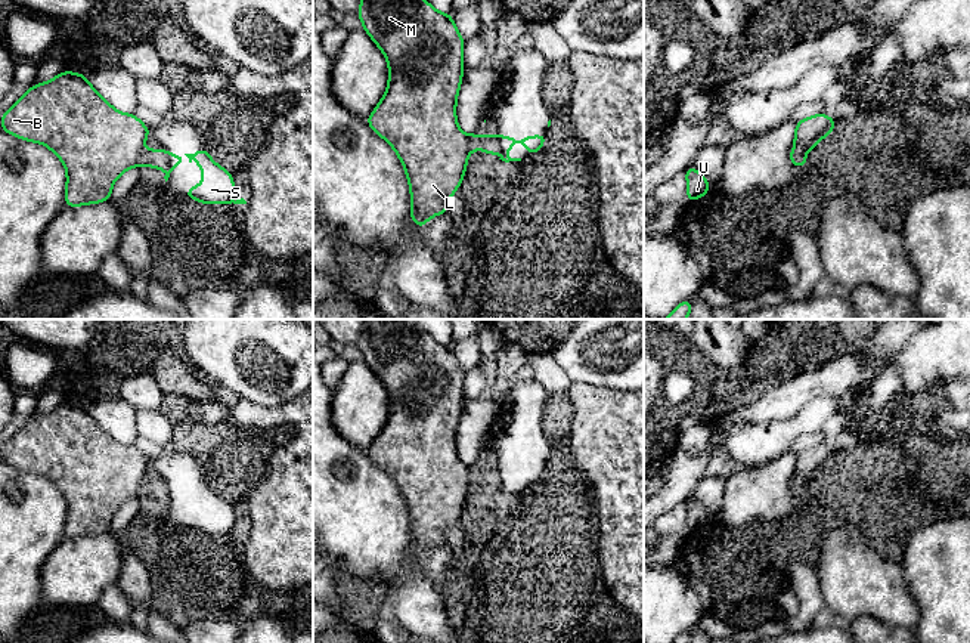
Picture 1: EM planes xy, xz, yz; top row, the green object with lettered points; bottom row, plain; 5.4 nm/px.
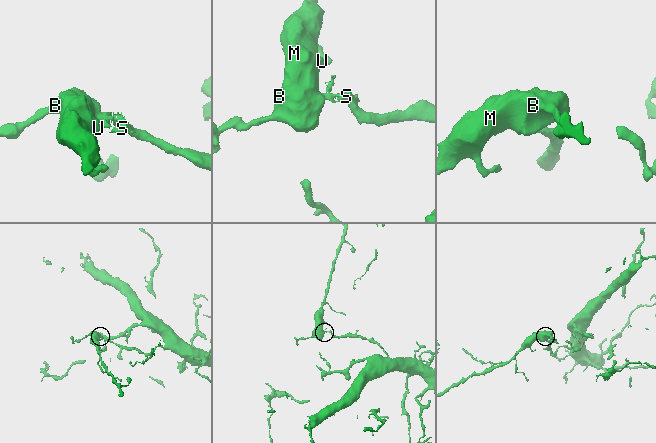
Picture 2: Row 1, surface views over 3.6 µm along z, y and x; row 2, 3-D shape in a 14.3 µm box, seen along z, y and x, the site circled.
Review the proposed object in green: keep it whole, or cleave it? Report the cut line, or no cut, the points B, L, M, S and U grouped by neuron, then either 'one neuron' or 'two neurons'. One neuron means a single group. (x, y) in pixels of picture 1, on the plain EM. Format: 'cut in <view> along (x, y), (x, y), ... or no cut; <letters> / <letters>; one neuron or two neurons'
cut in xy along (142, 479), (138, 495); B L M U / S; two neurons

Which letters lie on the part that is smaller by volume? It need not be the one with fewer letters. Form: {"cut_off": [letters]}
{"cut_off": ["B", "L", "M", "U"]}

